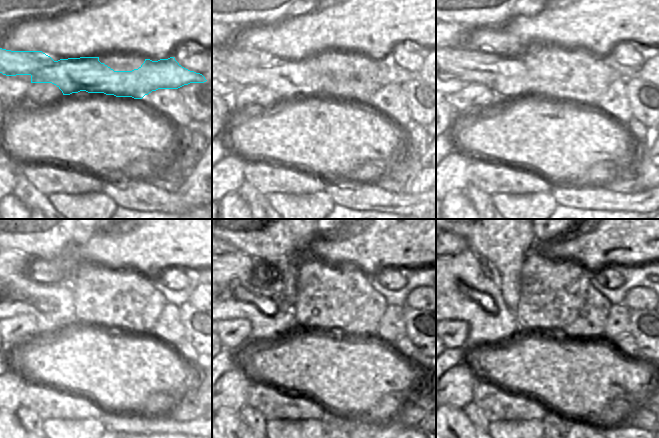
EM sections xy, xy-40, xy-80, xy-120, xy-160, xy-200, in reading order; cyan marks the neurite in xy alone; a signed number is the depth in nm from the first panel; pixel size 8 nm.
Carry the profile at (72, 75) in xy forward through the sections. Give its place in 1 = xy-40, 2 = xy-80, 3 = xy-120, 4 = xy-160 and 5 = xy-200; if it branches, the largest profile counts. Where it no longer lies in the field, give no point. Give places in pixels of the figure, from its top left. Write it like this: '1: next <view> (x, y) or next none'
1: next xy-40 (289, 78)
2: next xy-80 (509, 78)
3: next xy-120 (55, 298)
4: next xy-160 (249, 294)
5: next xy-200 (475, 295)

